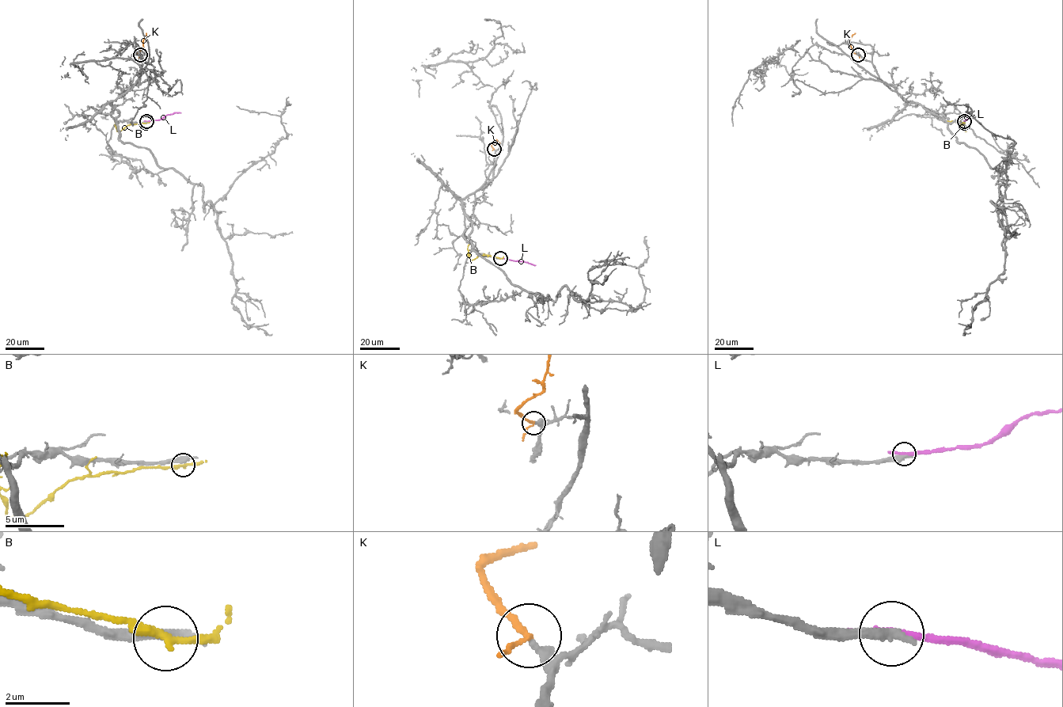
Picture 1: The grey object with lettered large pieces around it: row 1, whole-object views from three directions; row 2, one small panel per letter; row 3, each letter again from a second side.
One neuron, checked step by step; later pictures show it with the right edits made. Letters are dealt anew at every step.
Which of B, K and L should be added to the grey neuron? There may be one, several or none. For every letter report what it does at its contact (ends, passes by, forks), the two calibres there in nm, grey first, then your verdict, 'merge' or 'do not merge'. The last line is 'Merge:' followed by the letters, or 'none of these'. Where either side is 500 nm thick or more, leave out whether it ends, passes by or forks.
B: it passes by; calibres 320 and 240 nm; do not merge
K: it passes by; calibres 240 and 160 nm; merge
L: it passes by; calibres 380 and 240 nm; do not merge
Merge: K

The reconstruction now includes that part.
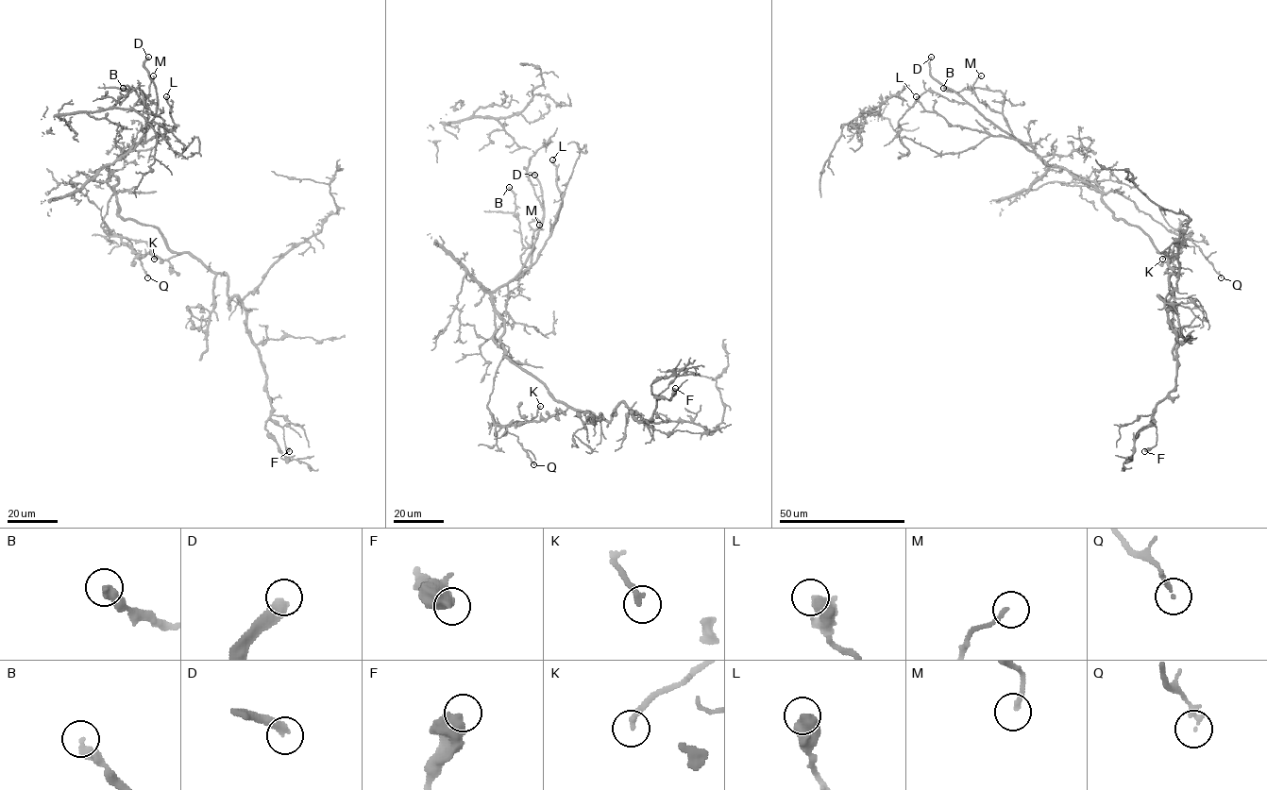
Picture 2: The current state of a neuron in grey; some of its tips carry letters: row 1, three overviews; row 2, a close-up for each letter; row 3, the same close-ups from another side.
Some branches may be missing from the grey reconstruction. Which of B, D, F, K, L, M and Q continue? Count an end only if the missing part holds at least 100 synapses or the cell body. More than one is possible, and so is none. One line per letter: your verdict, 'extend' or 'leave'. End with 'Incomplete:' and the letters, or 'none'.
B: leave
D: extend
F: leave
K: leave
L: leave
M: leave
Q: leave
Incomplete: D

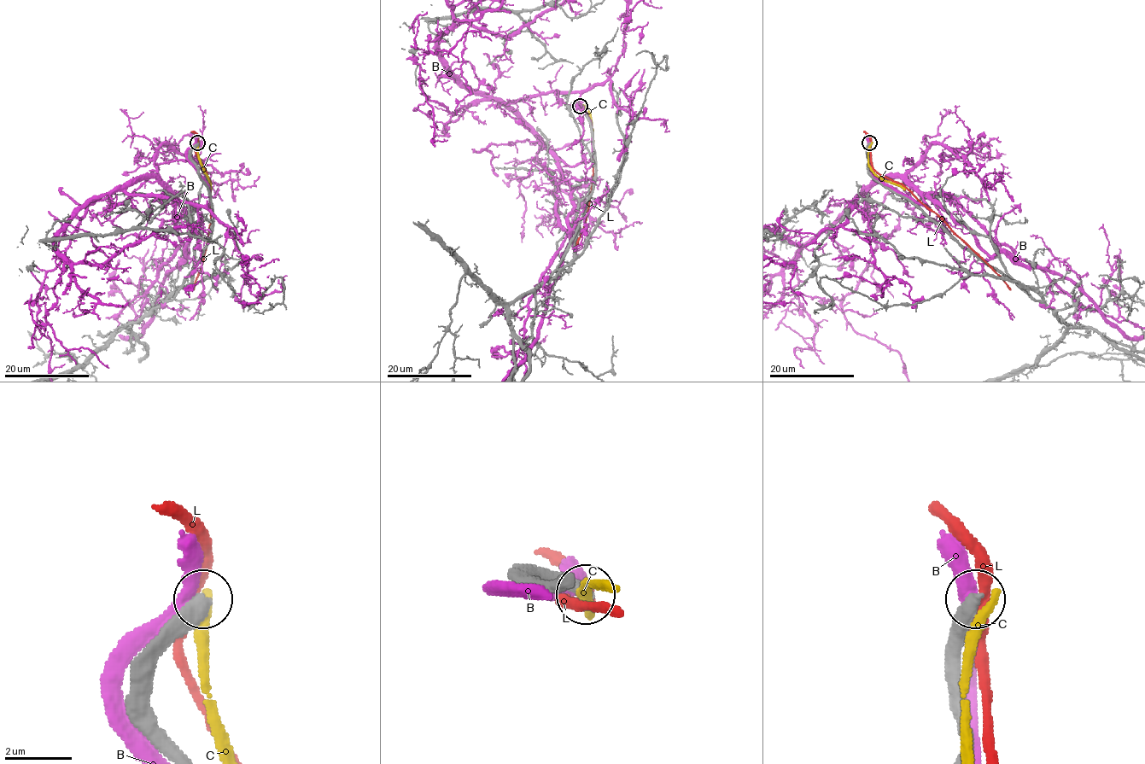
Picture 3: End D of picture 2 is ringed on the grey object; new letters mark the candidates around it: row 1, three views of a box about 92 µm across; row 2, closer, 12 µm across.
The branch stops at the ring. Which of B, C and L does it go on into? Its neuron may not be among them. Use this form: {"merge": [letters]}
{"merge": []}

